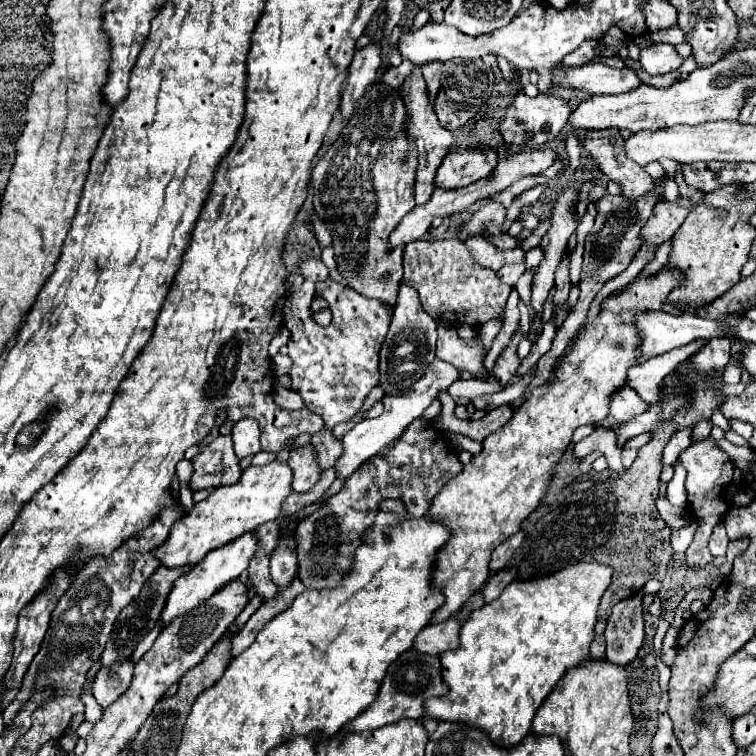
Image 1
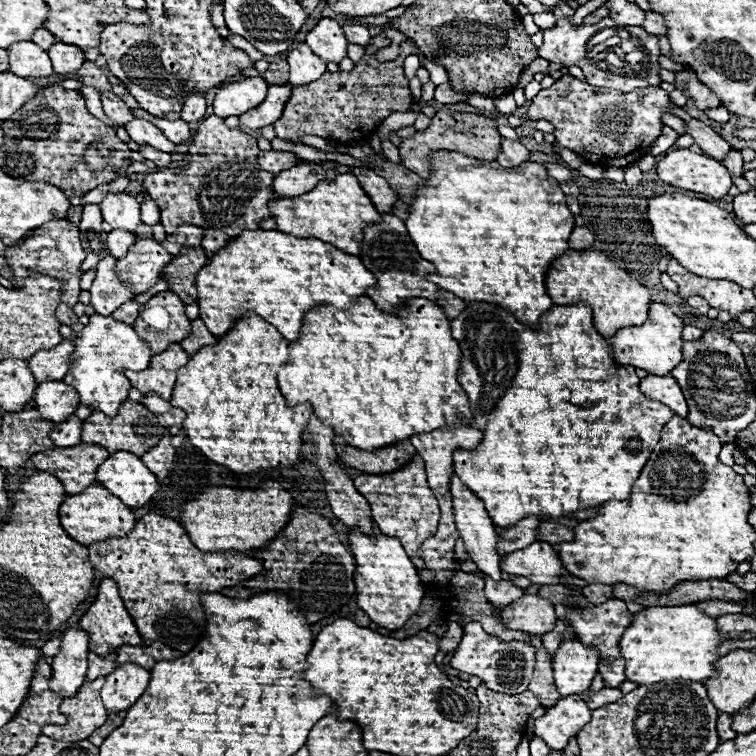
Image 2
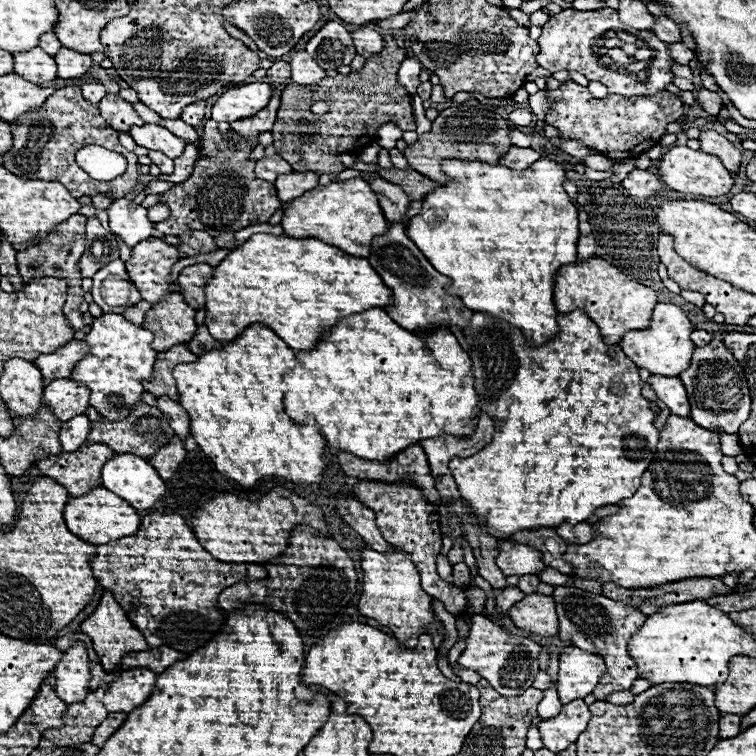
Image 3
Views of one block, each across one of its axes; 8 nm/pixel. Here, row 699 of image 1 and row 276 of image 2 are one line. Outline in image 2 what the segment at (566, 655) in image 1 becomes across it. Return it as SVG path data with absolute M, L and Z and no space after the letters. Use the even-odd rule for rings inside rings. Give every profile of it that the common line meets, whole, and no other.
M448 150L436 152L430 162L434 172L416 190L406 220L408 236L420 256L432 262L438 272L428 278L464 302L492 302L514 314L518 322L538 328L540 318L554 306L544 284L548 266L568 252L568 238L574 228L574 216L566 206L560 184L550 180L548 168L538 162L526 162L524 168L502 168L498 162L484 162Z

